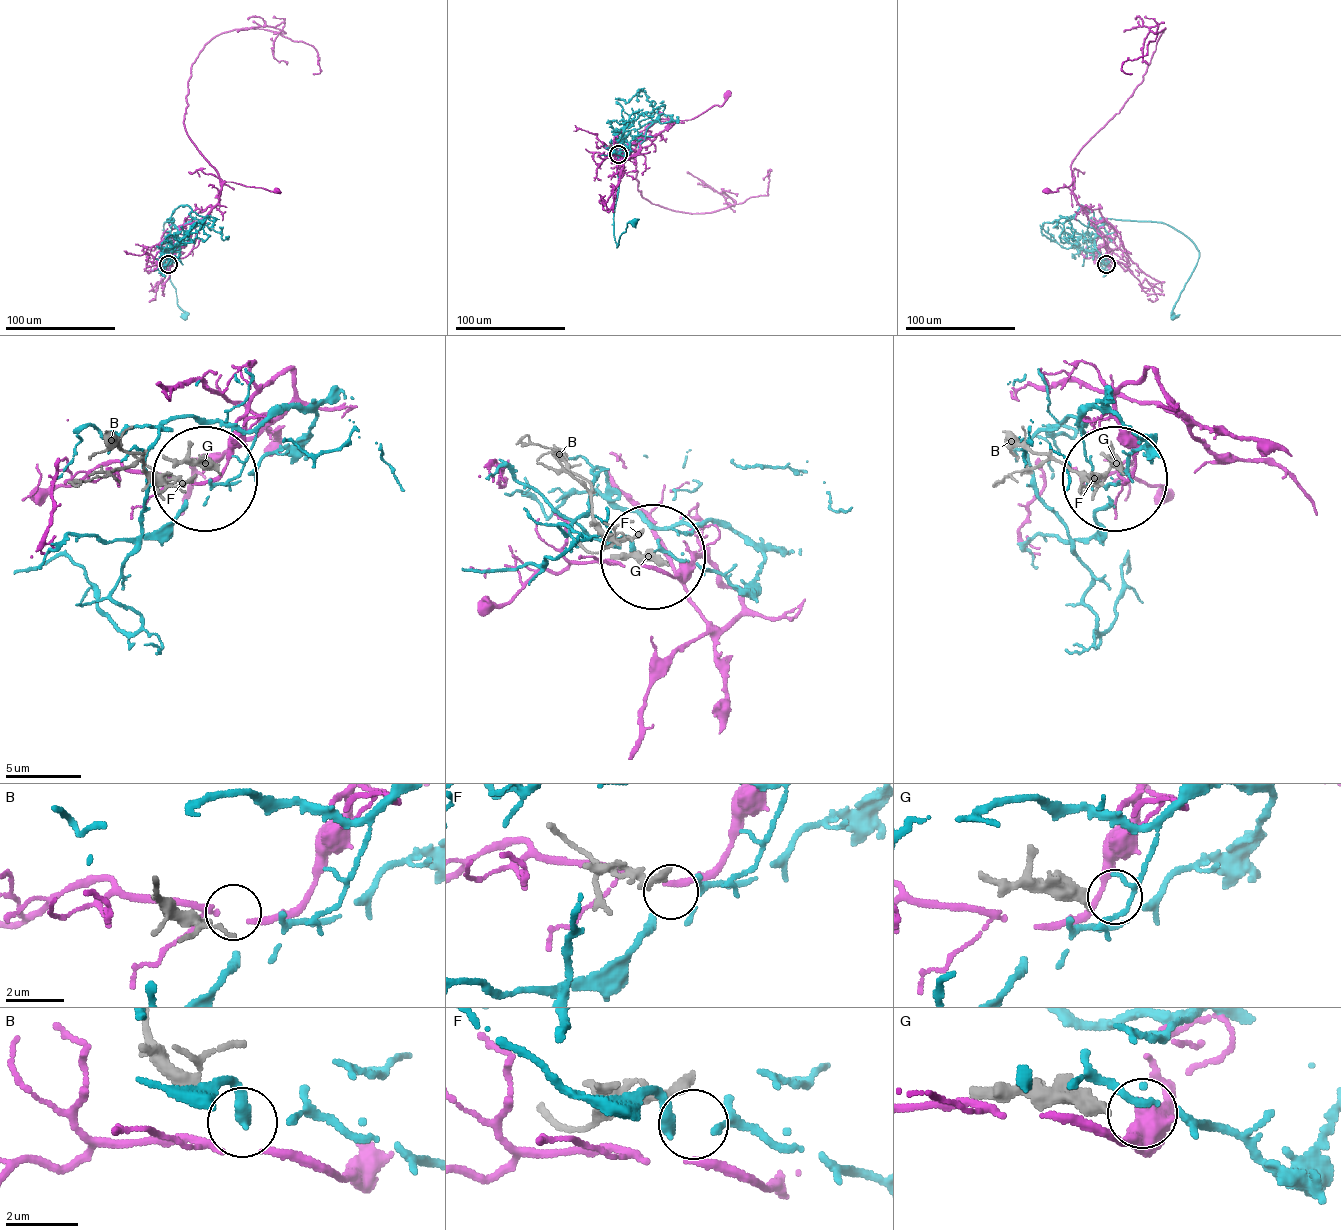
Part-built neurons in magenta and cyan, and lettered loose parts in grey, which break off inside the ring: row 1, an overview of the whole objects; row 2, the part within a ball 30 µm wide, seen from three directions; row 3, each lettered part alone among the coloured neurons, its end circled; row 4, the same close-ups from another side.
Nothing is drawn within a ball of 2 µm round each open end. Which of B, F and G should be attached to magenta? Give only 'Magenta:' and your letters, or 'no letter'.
Magenta: B

